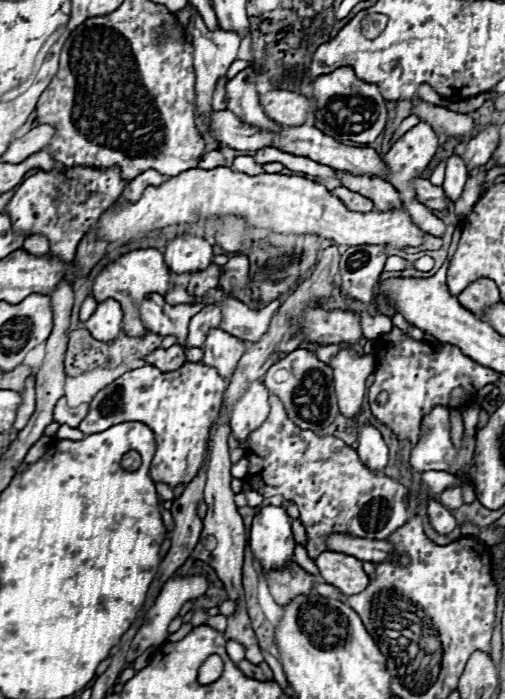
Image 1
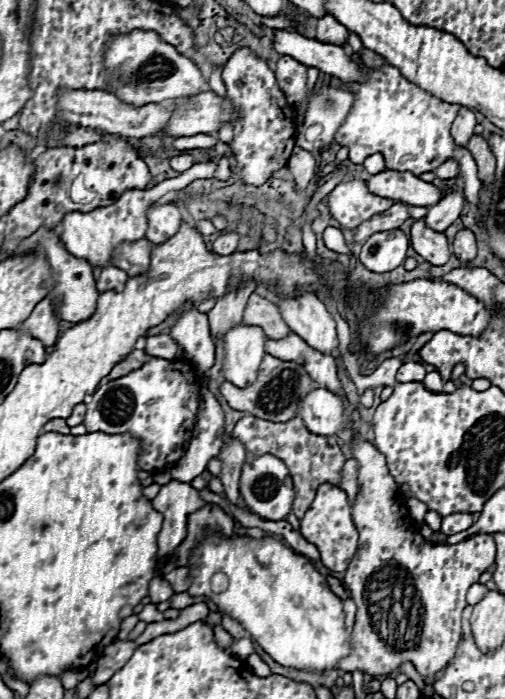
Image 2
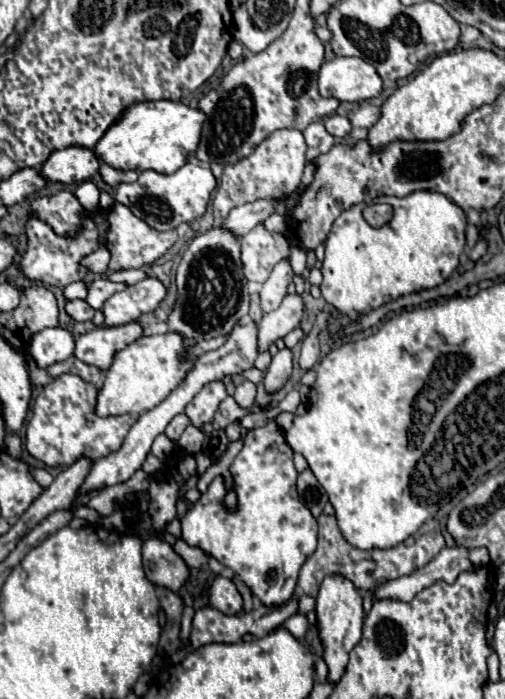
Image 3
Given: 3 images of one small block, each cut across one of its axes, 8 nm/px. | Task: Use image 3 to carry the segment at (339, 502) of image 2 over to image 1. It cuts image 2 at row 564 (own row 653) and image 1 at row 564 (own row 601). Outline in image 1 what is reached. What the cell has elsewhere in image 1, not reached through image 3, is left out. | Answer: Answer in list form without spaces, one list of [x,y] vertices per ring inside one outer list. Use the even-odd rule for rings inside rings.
[[[322,552],[316,558],[316,566],[326,584],[336,586],[346,596],[362,592],[370,584],[370,578],[362,570],[362,562],[348,554]]]

